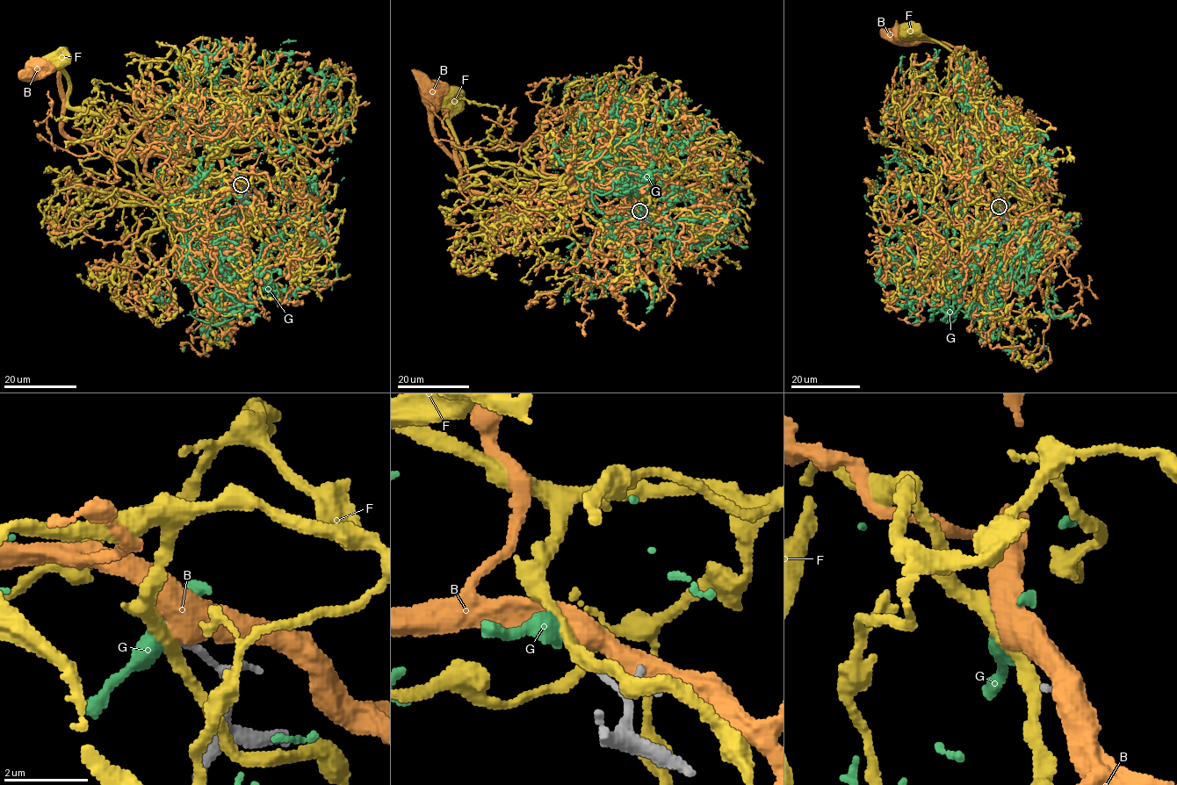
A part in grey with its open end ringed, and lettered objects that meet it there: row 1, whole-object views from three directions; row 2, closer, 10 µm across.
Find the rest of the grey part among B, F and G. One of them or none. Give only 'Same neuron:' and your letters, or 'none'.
Same neuron: none

